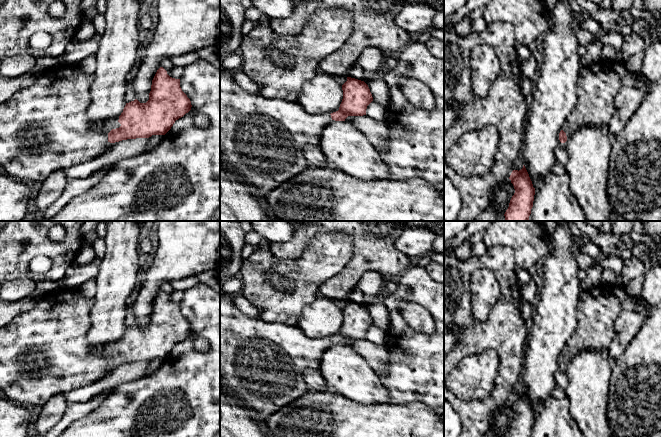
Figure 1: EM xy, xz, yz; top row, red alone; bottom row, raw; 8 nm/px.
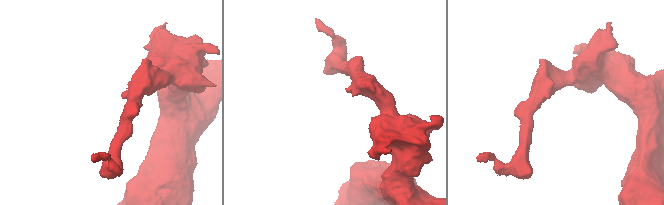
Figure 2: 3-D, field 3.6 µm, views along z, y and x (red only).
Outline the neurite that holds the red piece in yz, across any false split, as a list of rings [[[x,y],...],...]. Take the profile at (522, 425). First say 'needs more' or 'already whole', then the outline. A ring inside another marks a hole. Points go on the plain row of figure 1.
already whole | [[[523,389],[519,395],[513,394],[509,403],[514,410],[515,417],[505,437],[531,437],[535,412],[525,390]]]

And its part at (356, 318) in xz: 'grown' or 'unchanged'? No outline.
grown

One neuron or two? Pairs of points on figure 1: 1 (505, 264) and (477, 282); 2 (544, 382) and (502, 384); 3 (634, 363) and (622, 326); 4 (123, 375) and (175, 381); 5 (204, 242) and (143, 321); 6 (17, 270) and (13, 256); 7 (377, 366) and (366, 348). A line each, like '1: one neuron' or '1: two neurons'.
1: two neurons
2: two neurons
3: two neurons
4: two neurons
5: one neuron
6: one neuron
7: one neuron

